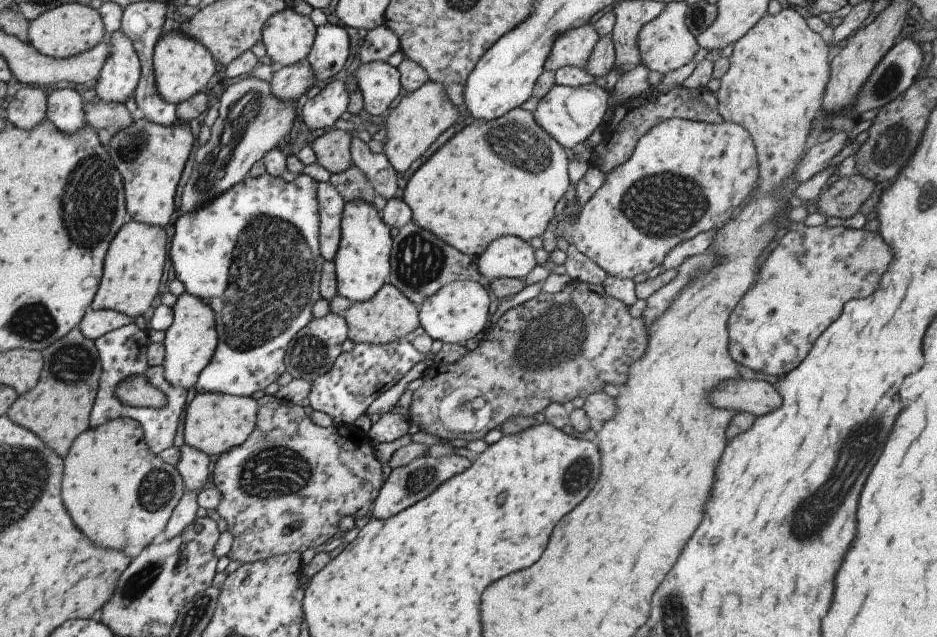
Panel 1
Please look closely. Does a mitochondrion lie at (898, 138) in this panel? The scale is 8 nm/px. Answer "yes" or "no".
yes

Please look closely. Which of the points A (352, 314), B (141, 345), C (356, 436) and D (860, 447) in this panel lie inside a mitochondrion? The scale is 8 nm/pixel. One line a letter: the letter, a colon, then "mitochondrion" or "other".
A: other
B: other
C: other
D: mitochondrion

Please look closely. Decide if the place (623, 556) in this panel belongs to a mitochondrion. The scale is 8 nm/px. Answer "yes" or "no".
no

